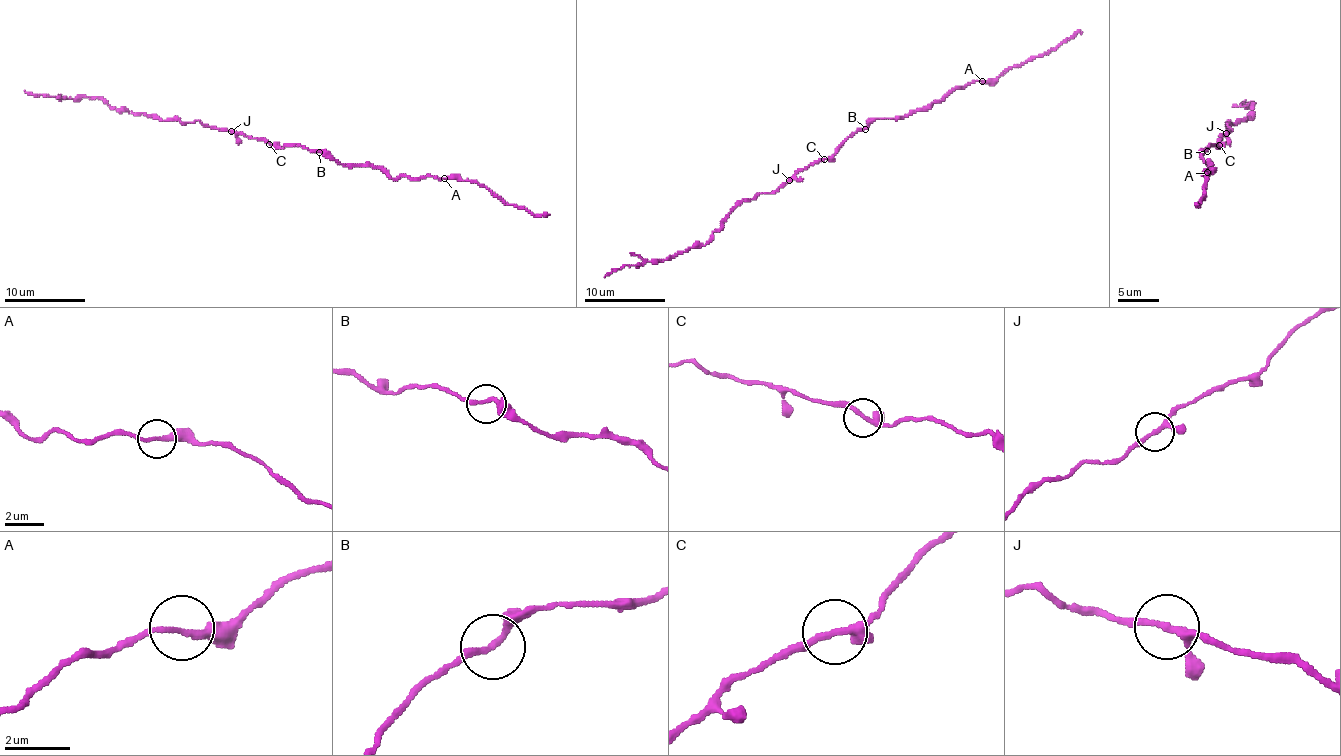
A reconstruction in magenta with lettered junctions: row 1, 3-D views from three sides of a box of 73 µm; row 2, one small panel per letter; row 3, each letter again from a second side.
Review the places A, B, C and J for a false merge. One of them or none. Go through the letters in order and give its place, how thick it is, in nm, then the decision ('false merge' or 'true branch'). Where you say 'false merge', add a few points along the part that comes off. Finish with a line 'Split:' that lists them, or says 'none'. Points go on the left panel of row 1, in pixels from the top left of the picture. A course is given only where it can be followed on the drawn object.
A: at (444, 178); 190 nm thick; true branch
B: at (319, 152); 190 nm thick; true branch
C: at (269, 144); 190 nm thick; true branch
J: at (231, 131); 190 nm thick; true branch
Split: none

